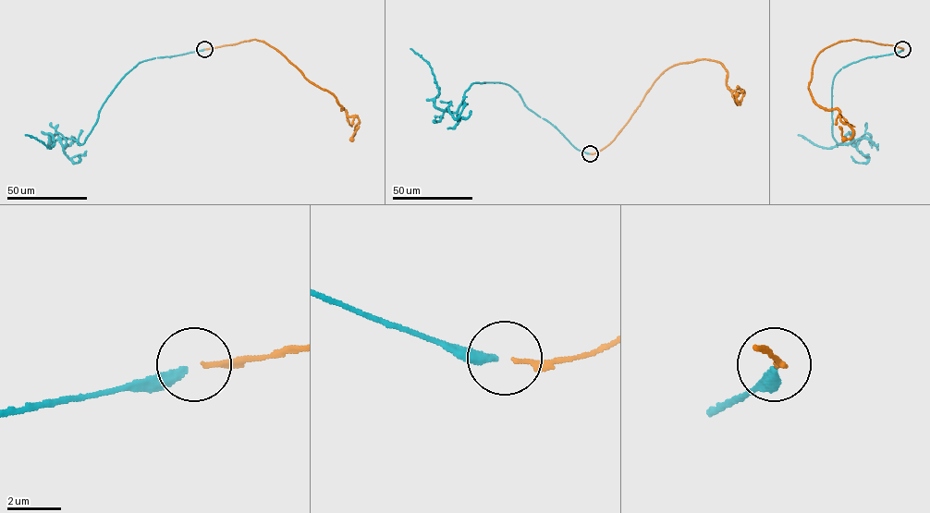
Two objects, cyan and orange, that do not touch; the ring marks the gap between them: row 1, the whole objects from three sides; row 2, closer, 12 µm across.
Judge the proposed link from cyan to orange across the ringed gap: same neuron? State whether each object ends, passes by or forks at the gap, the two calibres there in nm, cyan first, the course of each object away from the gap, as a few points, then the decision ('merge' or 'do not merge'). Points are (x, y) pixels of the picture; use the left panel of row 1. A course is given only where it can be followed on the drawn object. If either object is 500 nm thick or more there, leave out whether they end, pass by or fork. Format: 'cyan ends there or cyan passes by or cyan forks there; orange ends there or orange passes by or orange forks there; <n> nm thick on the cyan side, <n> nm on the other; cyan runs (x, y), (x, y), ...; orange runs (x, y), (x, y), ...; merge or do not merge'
cyan ends there; orange ends there; 320 nm thick on the cyan side, 170 nm on the other; cyan runs (204, 49), (140, 62), (103, 103), (83, 143), (49, 142), (50, 134), (49, 148), (25, 134); orange runs (205, 49), (263, 41), (307, 79), (333, 94), (348, 116), (358, 117), (351, 139), (359, 127); merge

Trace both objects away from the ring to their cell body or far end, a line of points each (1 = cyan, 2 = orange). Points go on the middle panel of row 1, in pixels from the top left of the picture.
1: (589, 153), (502, 82), (473, 82), (455, 112), (438, 109), (432, 68), (409, 48)
2: (590, 153), (613, 140), (675, 65), (717, 61), (728, 87), (743, 92), (740, 103), (743, 90)

